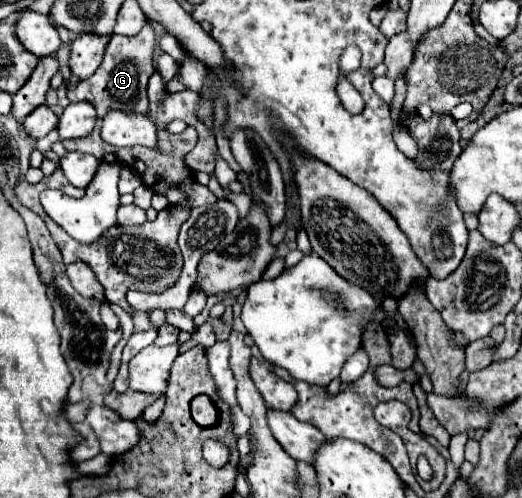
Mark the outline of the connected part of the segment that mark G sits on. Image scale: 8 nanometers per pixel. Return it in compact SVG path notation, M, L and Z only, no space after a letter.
M144 25L136 37L114 35L106 47L102 65L96 69L96 73L90 79L76 83L76 89L68 91L68 99L94 103L98 117L104 117L104 113L108 113L110 109L144 111L148 107L148 99L146 99L148 77L154 73L154 65L152 65L154 47L156 47L156 33L152 25Z

